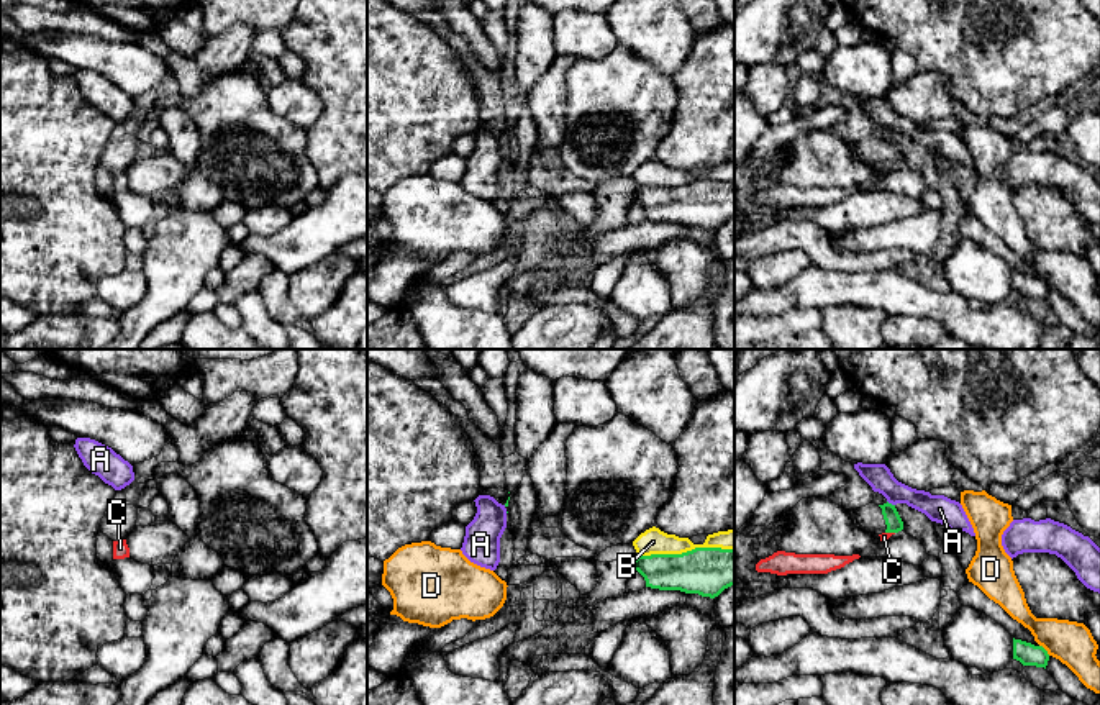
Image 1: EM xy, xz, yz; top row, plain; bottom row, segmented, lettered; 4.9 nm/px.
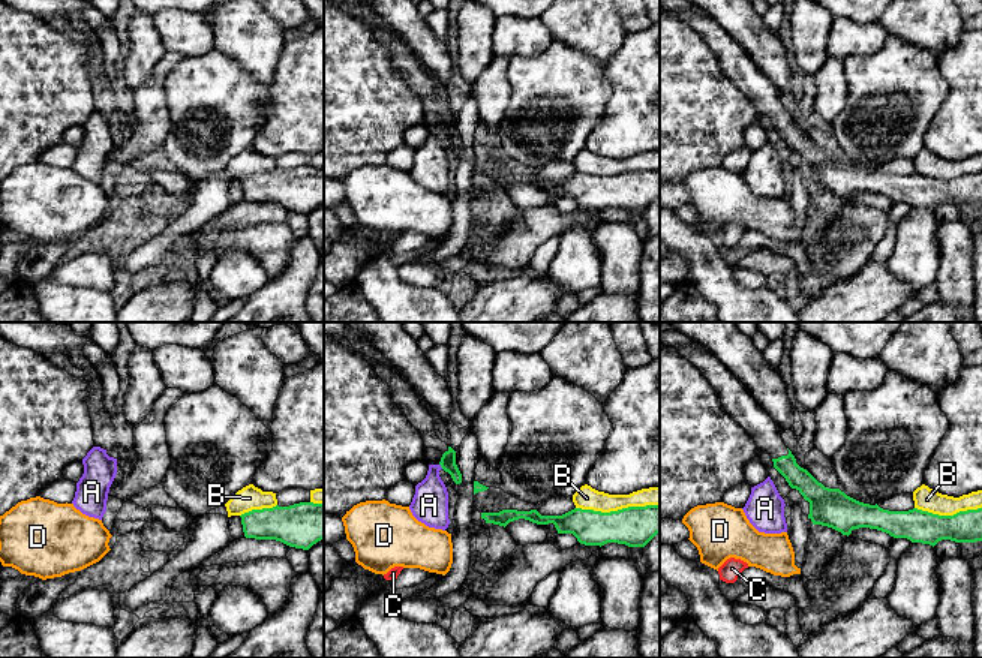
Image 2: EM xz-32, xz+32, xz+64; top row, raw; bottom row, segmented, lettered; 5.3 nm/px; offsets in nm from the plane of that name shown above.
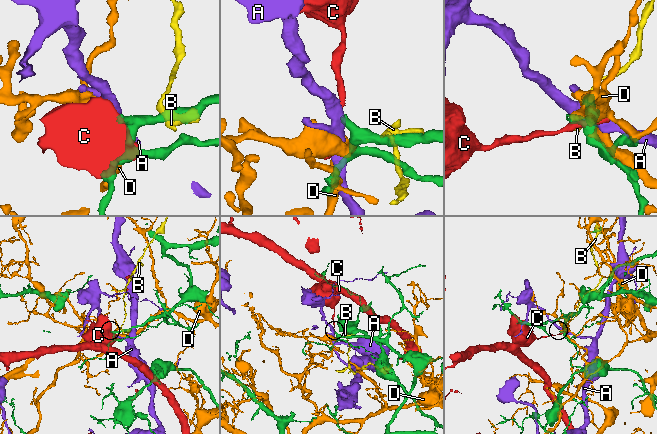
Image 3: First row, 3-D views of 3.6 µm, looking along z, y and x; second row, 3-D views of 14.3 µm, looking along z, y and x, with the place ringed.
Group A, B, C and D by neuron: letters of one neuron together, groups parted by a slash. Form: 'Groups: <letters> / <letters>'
Groups: A / B / C / D

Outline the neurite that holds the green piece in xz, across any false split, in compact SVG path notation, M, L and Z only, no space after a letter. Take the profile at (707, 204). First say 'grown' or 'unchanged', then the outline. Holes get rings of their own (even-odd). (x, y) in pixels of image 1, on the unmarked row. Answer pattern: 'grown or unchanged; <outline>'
unchanged; M695 180L682 187L638 189L630 197L633 203L644 210L646 220L715 231L734 218L734 182Z

